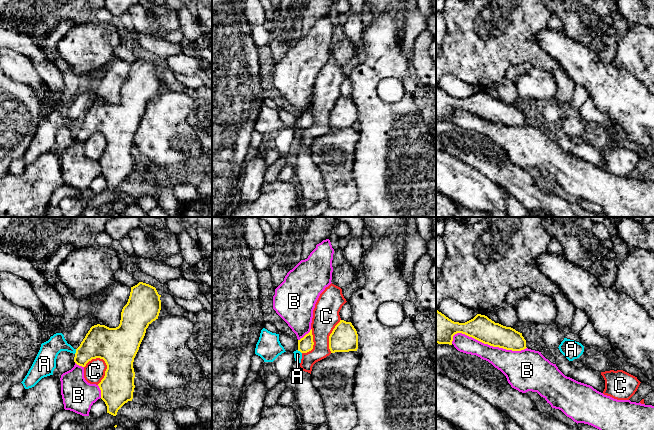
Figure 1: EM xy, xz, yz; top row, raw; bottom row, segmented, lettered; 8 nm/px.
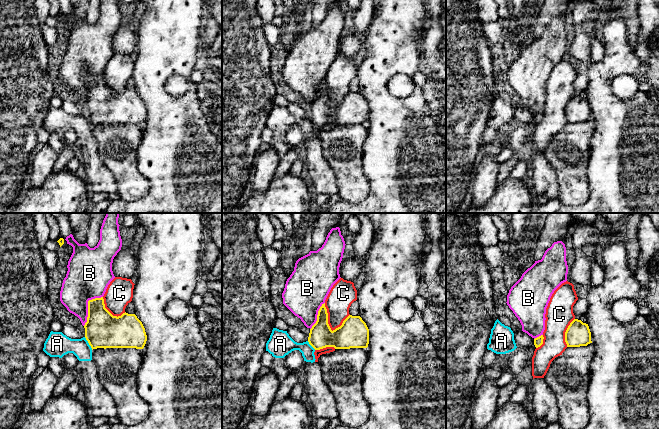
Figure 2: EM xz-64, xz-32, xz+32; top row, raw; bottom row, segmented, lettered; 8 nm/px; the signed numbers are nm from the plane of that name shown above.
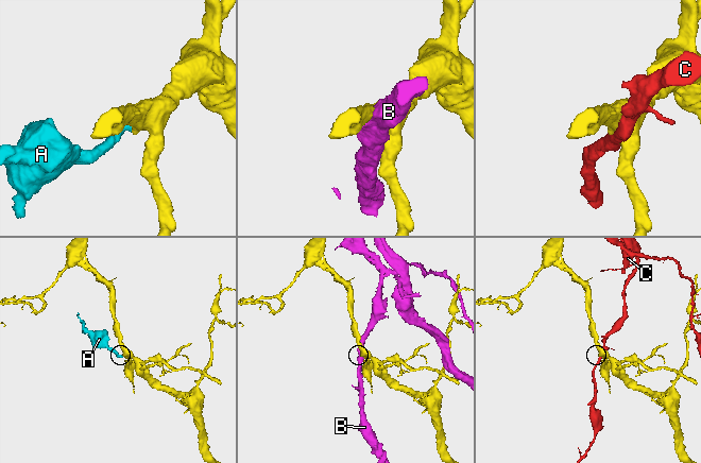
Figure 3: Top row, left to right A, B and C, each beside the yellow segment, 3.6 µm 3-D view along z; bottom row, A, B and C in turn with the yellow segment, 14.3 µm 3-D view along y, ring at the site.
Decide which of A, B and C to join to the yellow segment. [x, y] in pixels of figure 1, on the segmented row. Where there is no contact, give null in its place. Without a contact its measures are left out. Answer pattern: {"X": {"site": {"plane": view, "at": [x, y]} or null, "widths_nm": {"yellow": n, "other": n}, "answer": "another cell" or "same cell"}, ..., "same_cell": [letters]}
{"A": {"site": {"plane": "xy", "at": [76, 351]}, "widths_nm": {"yellow": 260, "other": 160}, "answer": "another cell"}, "B": {"site": {"plane": "yz", "at": [487, 343]}, "widths_nm": {"yellow": 200, "other": 200}, "answer": "another cell"}, "C": {"site": {"plane": "xy", "at": [106, 370]}, "widths_nm": {"yellow": 300, "other": 170}, "answer": "another cell"}, "same_cell": []}

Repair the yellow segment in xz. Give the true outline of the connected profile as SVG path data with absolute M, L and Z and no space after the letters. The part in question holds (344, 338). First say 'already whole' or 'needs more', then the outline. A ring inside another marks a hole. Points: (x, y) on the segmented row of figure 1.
already whole; M340 320L329 336L331 353L357 351L358 334L351 322Z

